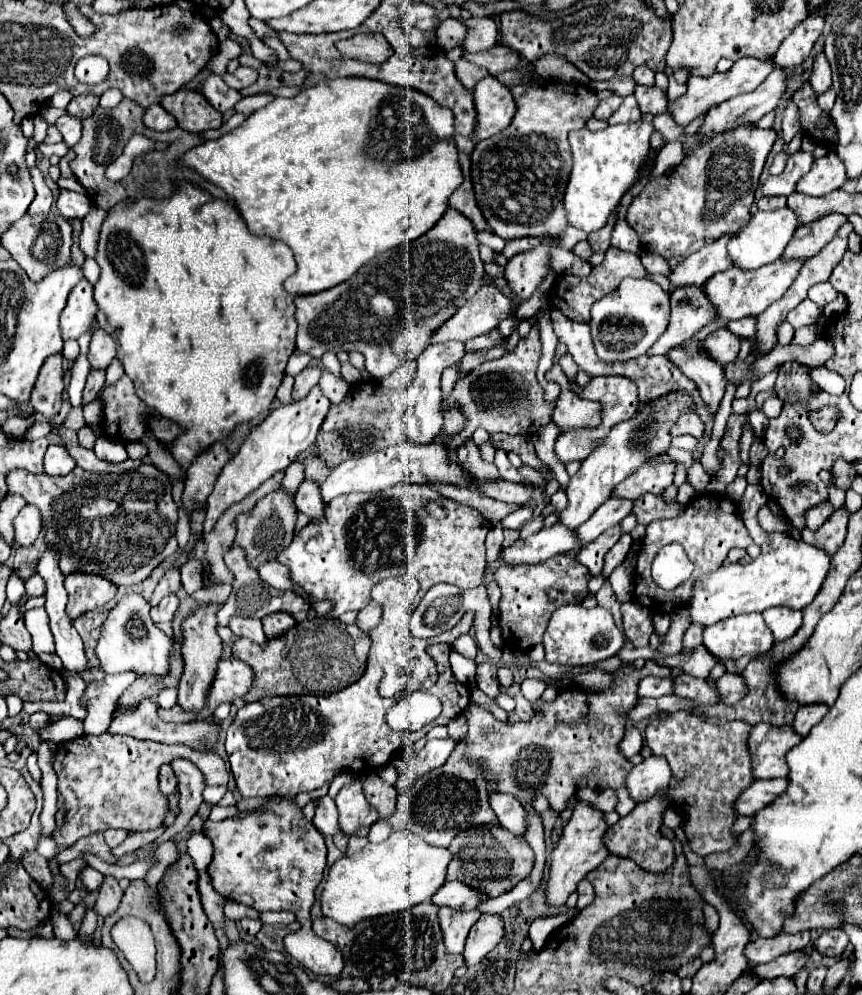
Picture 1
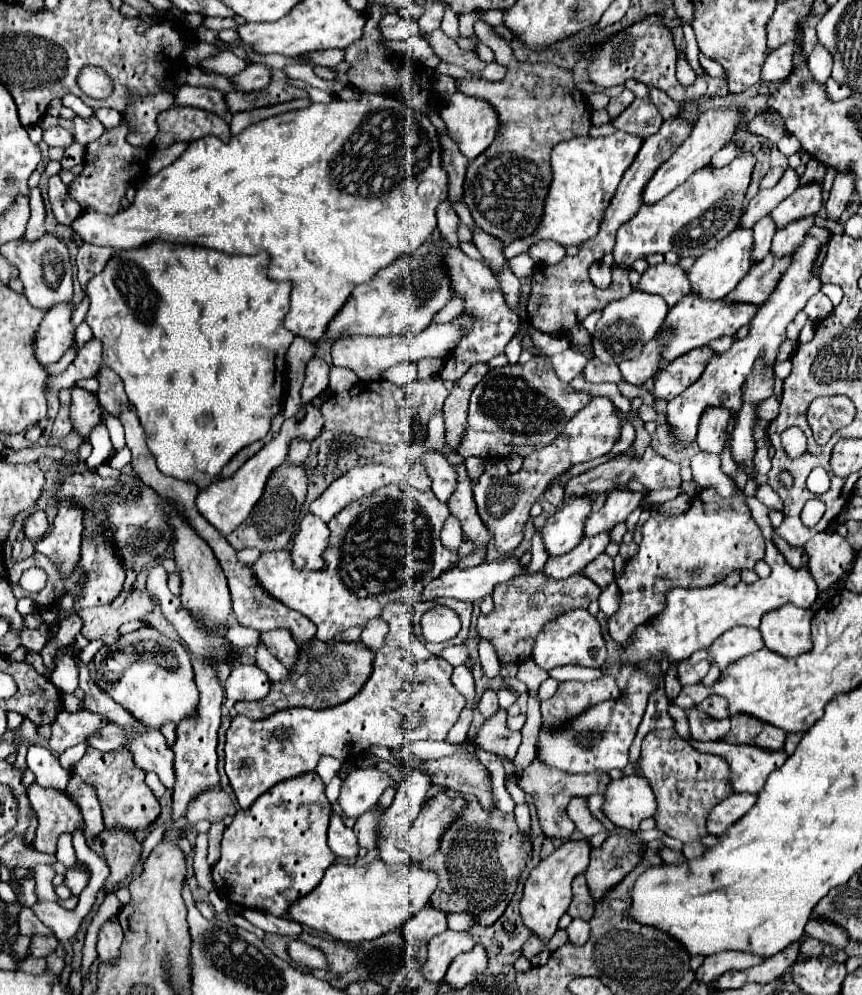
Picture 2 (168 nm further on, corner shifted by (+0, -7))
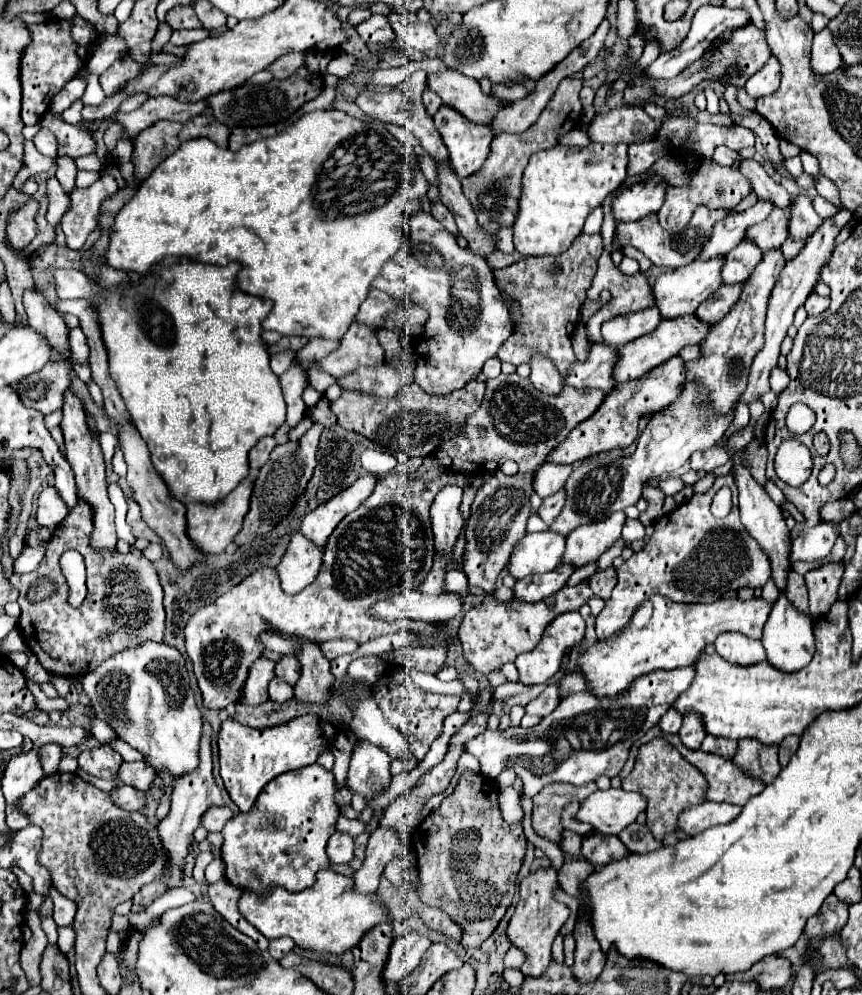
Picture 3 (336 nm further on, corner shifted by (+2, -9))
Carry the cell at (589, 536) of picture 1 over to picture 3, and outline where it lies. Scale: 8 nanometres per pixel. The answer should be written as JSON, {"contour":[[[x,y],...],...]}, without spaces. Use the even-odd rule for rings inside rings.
{"contour":[[[558,565],[554,571],[524,577],[524,579],[516,581],[516,585],[514,585],[514,599],[528,601],[528,603],[542,601],[542,599],[554,595],[556,591],[560,591],[566,585],[572,571],[574,569],[570,565]]]}

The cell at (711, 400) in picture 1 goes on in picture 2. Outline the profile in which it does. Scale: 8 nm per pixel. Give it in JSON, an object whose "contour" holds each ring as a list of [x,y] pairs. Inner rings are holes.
{"contour":[[[710,407],[710,411],[706,411],[706,415],[702,415],[700,425],[698,425],[698,447],[702,451],[710,451],[710,453],[720,453],[724,443],[726,443],[726,427],[728,427],[728,419],[730,419],[730,411],[726,411],[724,407]]]}

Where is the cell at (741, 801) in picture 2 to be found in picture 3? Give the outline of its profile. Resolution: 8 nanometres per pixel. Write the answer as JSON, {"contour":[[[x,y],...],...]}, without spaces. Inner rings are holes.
{"contour":[[[704,801],[692,809],[684,809],[678,817],[678,831],[686,835],[696,835],[712,825],[724,825],[730,823],[742,809],[738,805],[730,803],[710,803]]]}

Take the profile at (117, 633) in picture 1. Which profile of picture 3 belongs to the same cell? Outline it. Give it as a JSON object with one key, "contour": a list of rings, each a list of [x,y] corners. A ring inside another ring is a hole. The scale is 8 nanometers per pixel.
{"contour":[[[148,641],[140,647],[128,649],[124,653],[116,653],[114,657],[106,659],[98,669],[88,673],[80,679],[84,693],[90,697],[96,715],[102,721],[112,725],[112,731],[126,741],[130,747],[144,755],[144,761],[156,771],[156,775],[168,773],[174,781],[186,773],[192,773],[198,759],[198,747],[202,737],[202,715],[196,707],[194,693],[190,689],[186,661],[178,649],[166,643]],[[110,677],[128,677],[128,695],[124,701],[124,717],[116,719],[114,709],[108,707],[110,695],[104,697],[106,681]],[[168,687],[178,687],[184,693],[180,705],[172,705],[168,699]]]}

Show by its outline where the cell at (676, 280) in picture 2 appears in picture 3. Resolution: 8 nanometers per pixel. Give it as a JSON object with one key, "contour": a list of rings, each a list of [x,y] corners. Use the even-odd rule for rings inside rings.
{"contour":[[[647,171],[638,176],[626,177],[620,187],[614,193],[611,193],[610,197],[604,201],[604,225],[602,225],[602,231],[600,231],[602,241],[604,241],[604,251],[602,251],[602,255],[600,255],[600,259],[598,259],[598,273],[596,273],[594,281],[592,281],[592,287],[604,287],[604,289],[608,289],[608,291],[612,293],[612,299],[610,299],[608,305],[604,305],[604,307],[602,307],[602,309],[586,323],[586,335],[588,335],[588,341],[590,341],[590,343],[602,343],[600,327],[602,327],[602,323],[606,323],[608,319],[618,317],[618,315],[624,315],[624,313],[634,313],[634,311],[640,311],[640,309],[646,309],[646,307],[652,307],[652,303],[654,303],[652,287],[648,285],[646,277],[644,277],[642,273],[636,273],[636,275],[624,275],[624,273],[620,273],[620,269],[616,269],[616,265],[614,265],[612,259],[610,259],[612,237],[614,237],[614,231],[616,231],[616,223],[614,223],[614,219],[612,219],[610,203],[612,203],[622,191],[626,190],[634,183],[642,181],[642,179],[646,177],[646,173]]]}

